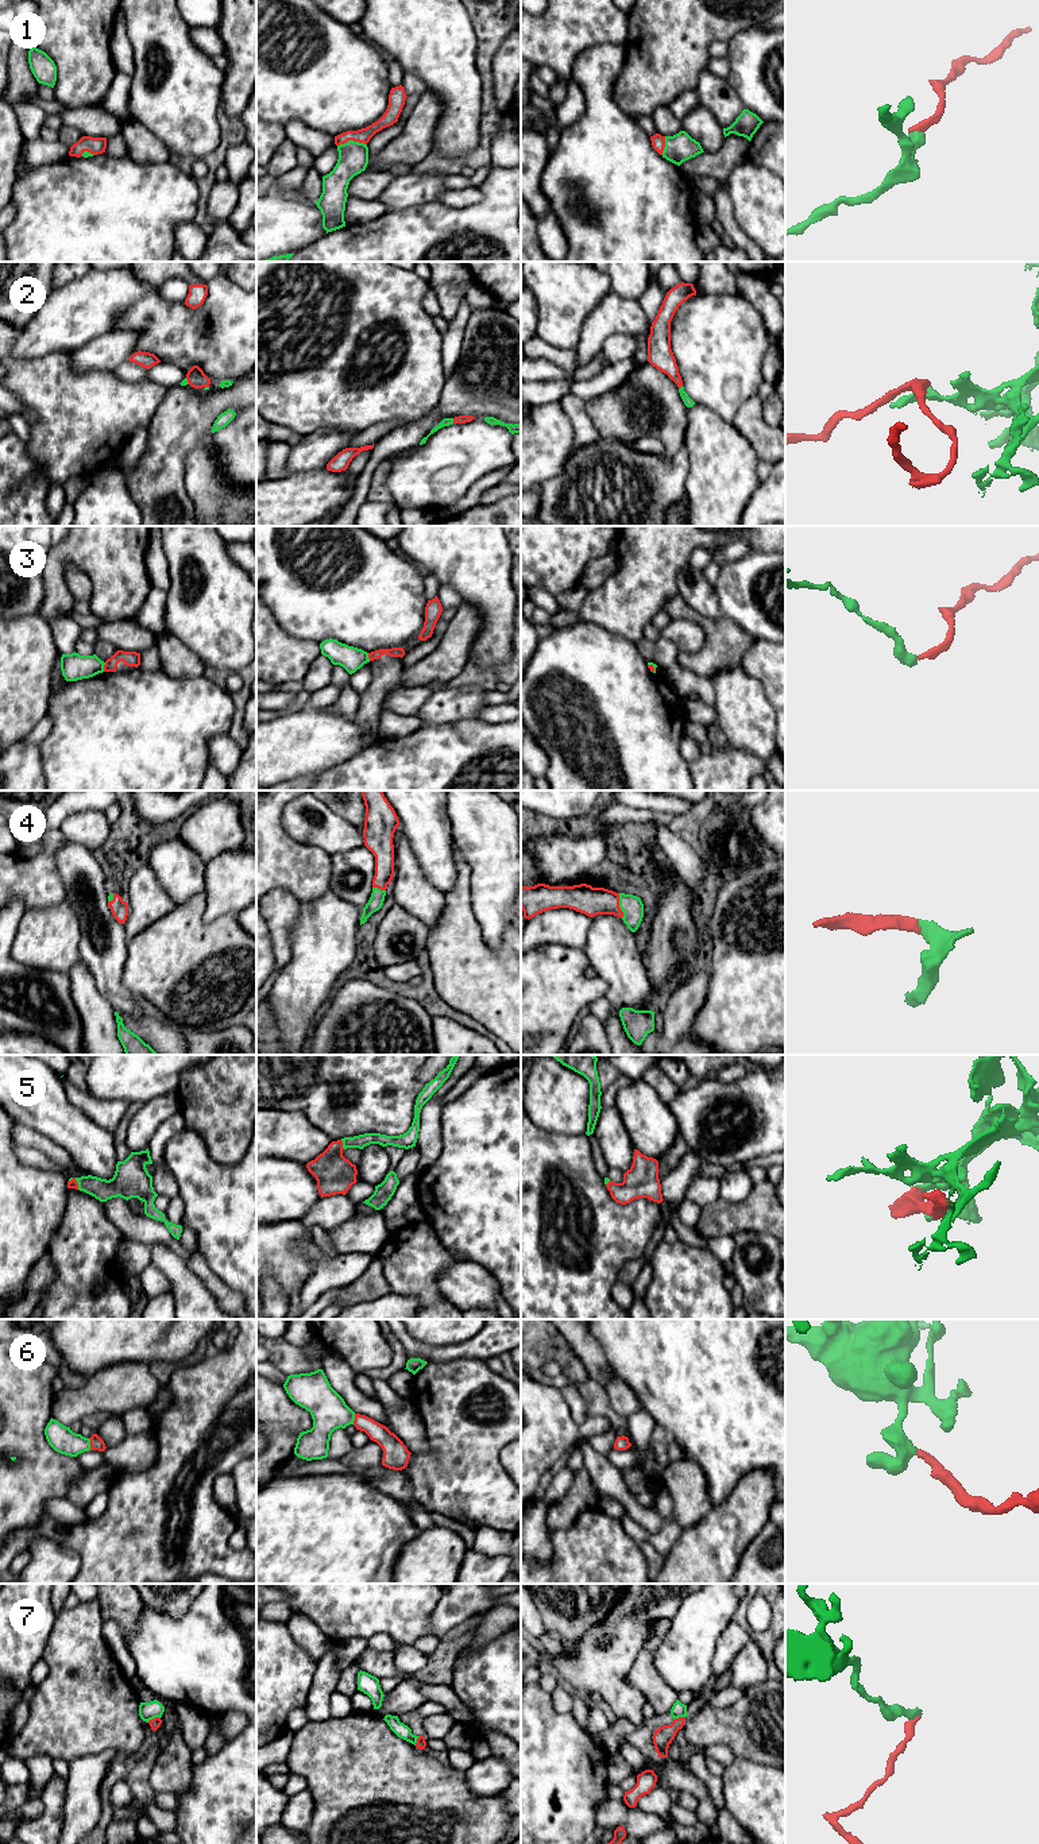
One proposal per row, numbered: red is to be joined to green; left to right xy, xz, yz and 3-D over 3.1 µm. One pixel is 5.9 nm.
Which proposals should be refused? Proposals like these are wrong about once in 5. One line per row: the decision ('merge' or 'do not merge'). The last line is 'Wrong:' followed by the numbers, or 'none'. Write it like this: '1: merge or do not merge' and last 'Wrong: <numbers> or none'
1: merge
2: merge
3: do not merge
4: merge
5: merge
6: merge
7: do not merge
Wrong: 3, 7

